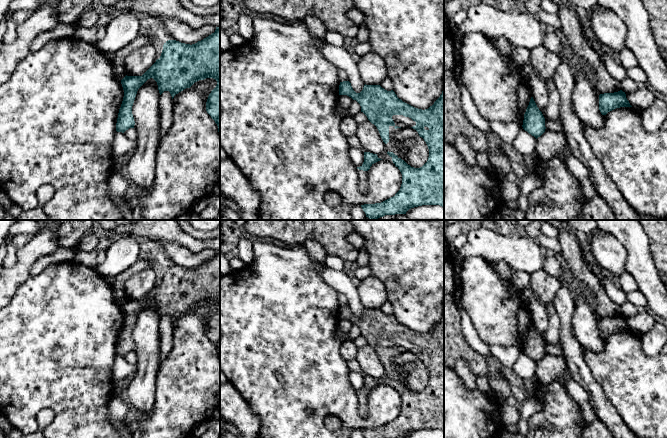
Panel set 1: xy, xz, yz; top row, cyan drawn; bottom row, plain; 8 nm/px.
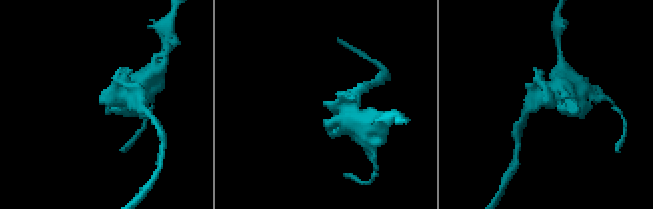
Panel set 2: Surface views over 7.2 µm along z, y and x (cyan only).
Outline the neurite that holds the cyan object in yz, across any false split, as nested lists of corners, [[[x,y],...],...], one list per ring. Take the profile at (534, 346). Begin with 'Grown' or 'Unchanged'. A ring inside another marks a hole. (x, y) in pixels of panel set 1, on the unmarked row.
Unchanged. [[[531,321],[529,329],[524,338],[522,351],[536,363],[545,356],[545,342],[537,331],[533,321]]]

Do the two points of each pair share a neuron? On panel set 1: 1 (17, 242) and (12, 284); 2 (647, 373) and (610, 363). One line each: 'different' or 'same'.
1: different
2: same

